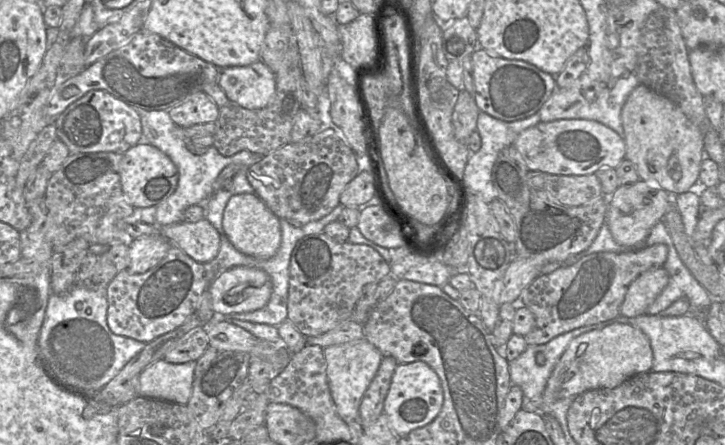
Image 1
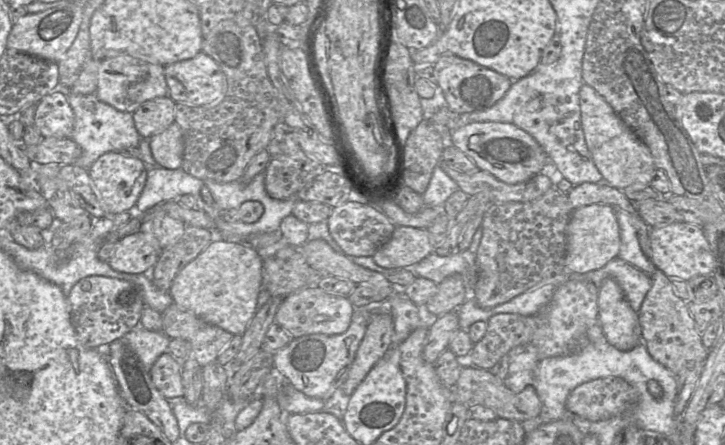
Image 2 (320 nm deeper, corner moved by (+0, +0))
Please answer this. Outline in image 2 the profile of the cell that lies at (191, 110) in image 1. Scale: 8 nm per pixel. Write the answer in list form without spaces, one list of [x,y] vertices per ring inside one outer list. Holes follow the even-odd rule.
[[[168,95],[164,97],[154,98],[146,101],[140,105],[133,113],[133,120],[141,138],[149,138],[166,128],[175,122],[175,107],[176,103]]]

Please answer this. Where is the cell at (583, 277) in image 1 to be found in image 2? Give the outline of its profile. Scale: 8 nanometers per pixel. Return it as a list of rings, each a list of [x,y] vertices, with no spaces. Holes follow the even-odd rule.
[[[501,313],[487,321],[484,337],[468,354],[472,365],[491,370],[512,349],[529,343],[533,333],[533,317]]]

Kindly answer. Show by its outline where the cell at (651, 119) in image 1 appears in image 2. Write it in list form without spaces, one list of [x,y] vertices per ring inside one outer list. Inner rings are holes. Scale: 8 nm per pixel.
[[[583,84],[579,91],[581,124],[593,162],[609,185],[623,189],[632,185],[650,186],[657,167],[648,147],[618,117],[594,88]]]

